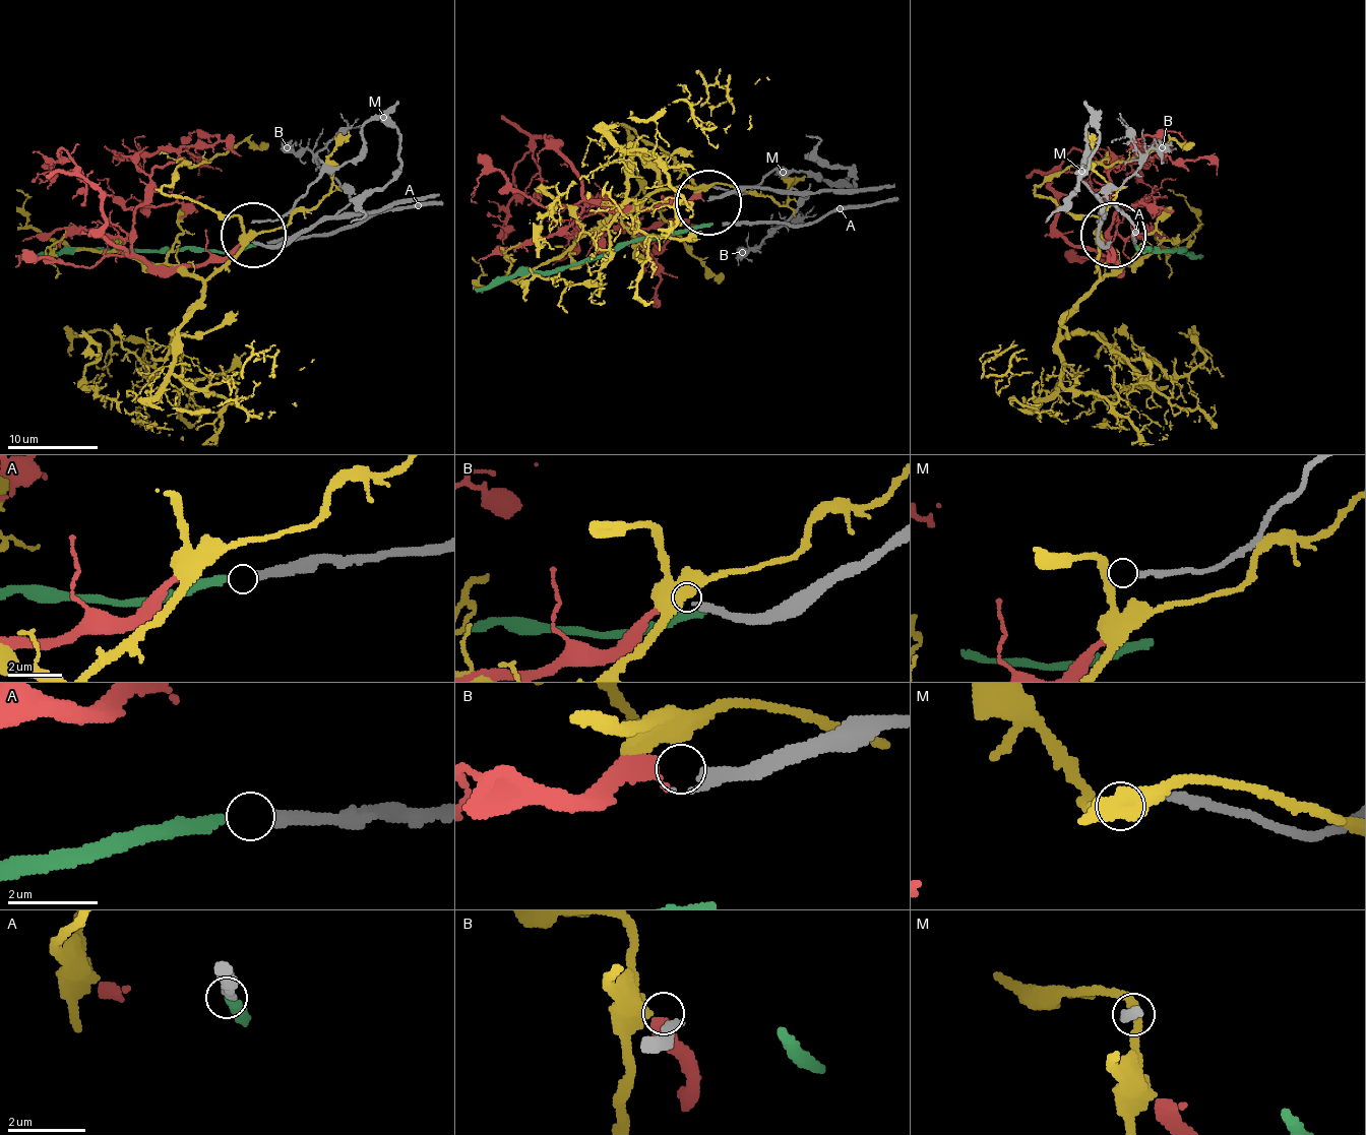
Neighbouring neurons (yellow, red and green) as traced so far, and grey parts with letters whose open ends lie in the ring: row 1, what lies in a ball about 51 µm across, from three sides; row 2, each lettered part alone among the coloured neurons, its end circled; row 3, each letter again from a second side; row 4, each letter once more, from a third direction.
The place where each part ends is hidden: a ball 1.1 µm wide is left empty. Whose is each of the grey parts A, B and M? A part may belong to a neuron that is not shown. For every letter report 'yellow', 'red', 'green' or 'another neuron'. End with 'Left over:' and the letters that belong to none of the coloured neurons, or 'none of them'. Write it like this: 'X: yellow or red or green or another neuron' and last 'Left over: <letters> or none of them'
A: green
B: red
M: another neuron
Left over: M

